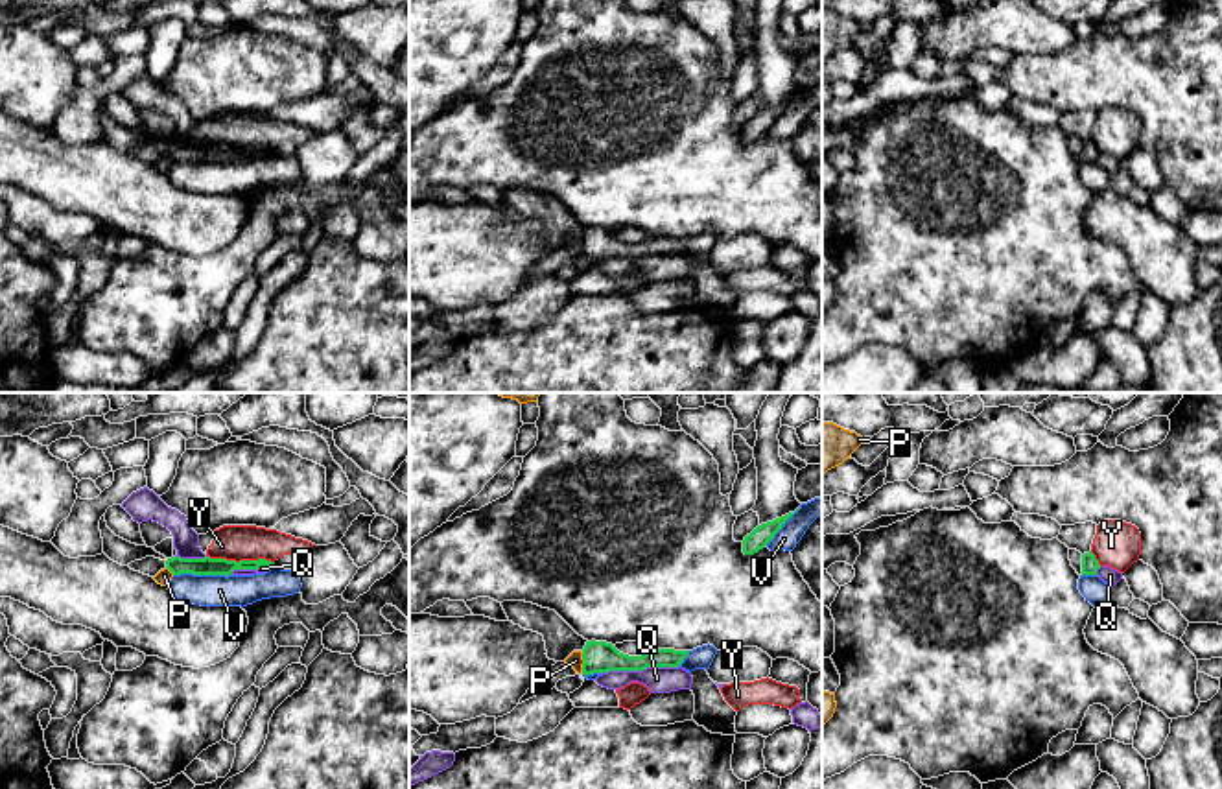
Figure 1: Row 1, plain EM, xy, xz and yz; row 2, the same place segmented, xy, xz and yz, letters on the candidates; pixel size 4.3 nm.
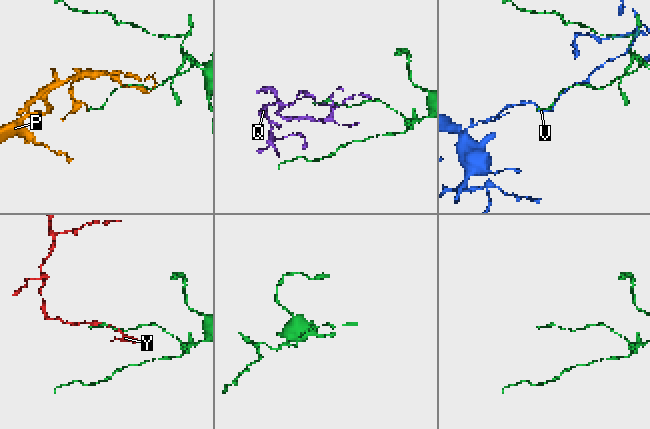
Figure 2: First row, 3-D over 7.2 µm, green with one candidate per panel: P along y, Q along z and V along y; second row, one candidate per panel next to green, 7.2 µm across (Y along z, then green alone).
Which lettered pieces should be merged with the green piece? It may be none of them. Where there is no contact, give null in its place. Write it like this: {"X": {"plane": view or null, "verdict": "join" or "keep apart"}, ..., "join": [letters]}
{"P": {"plane": "xz", "verdict": "keep apart"}, "Q": {"plane": "xz", "verdict": "keep apart"}, "V": {"plane": "xy", "verdict": "keep apart"}, "Y": {"plane": "xy", "verdict": "keep apart"}, "join": []}

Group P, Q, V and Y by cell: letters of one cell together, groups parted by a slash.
P / Q / V / Y

